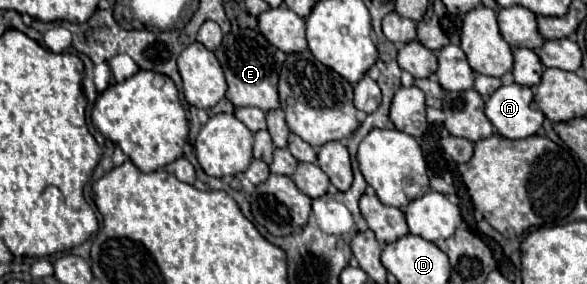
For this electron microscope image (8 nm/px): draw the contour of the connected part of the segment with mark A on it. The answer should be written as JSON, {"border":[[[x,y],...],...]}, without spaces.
{"border":[[[520,84],[500,86],[486,100],[484,112],[492,122],[492,126],[504,138],[522,140],[534,136],[544,122],[544,114],[530,106],[532,98],[534,94],[528,86],[520,86]]]}

